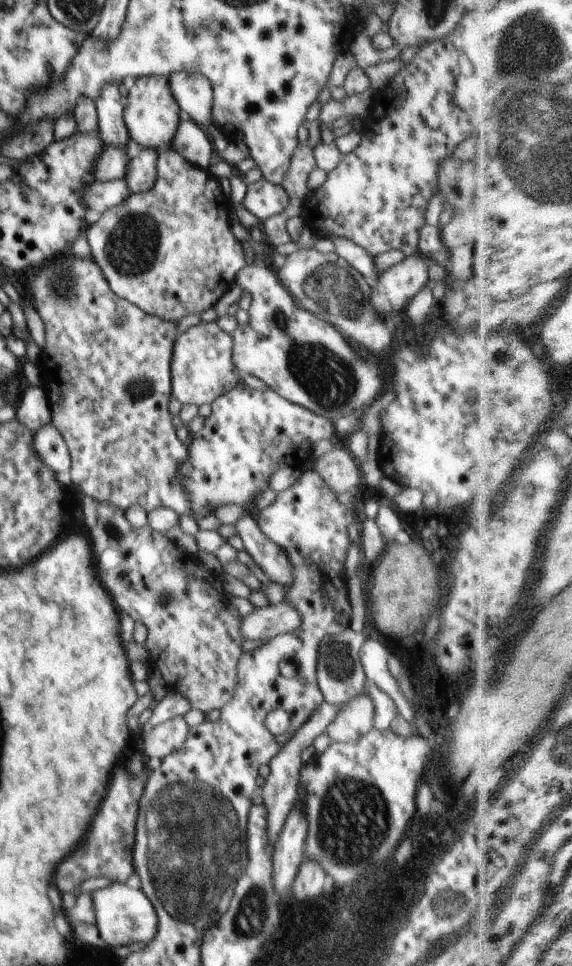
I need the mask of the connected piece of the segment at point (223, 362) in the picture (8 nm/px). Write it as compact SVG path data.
M200 321L198 325L179 334L172 350L171 390L172 396L181 404L198 408L212 404L219 396L241 384L240 376L232 362L233 338L216 324Z

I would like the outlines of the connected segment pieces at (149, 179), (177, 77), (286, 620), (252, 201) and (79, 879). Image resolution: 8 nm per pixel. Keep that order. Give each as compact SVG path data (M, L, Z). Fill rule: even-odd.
M154 148L135 149L126 166L126 184L132 193L148 192L152 190L158 172L156 170L158 152Z
M187 70L169 76L170 92L181 110L189 114L203 129L212 122L213 88L203 74L189 73Z
M282 601L266 607L255 607L248 616L242 617L240 632L246 639L270 640L298 630L300 624L300 612L292 604Z
M262 178L258 182L247 185L246 195L242 201L244 208L258 218L266 221L283 212L288 206L289 196L286 185L276 185Z
M116 766L112 770L106 796L100 804L98 814L94 816L88 838L80 842L80 850L72 850L60 866L56 866L56 890L76 890L85 879L108 878L125 883L135 873L132 864L132 848L135 843L136 818L138 818L138 802L142 796L142 780L140 776L132 776L128 770Z

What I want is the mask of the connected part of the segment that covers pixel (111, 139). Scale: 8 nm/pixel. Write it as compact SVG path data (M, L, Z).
M106 84L96 99L98 114L97 128L104 147L129 146L130 138L124 122L124 106L120 94L120 84Z

